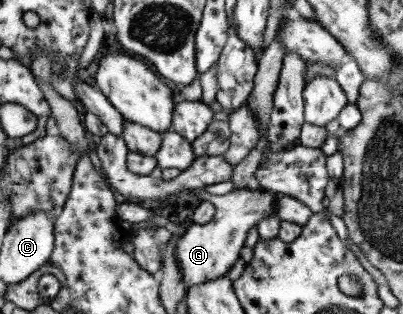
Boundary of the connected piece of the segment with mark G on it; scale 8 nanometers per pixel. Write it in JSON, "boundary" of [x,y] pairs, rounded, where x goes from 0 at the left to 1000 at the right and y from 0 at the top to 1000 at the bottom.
{"boundary":[[[481,599],[469,618],[496,631],[496,640],[521,643],[533,675],[521,704],[499,717],[474,707],[434,771],[432,809],[462,917],[561,879],[583,828],[593,822],[610,739],[653,691],[680,682],[680,640],[687,631],[682,615],[640,599],[598,599],[551,621],[526,621],[501,599]]]}

